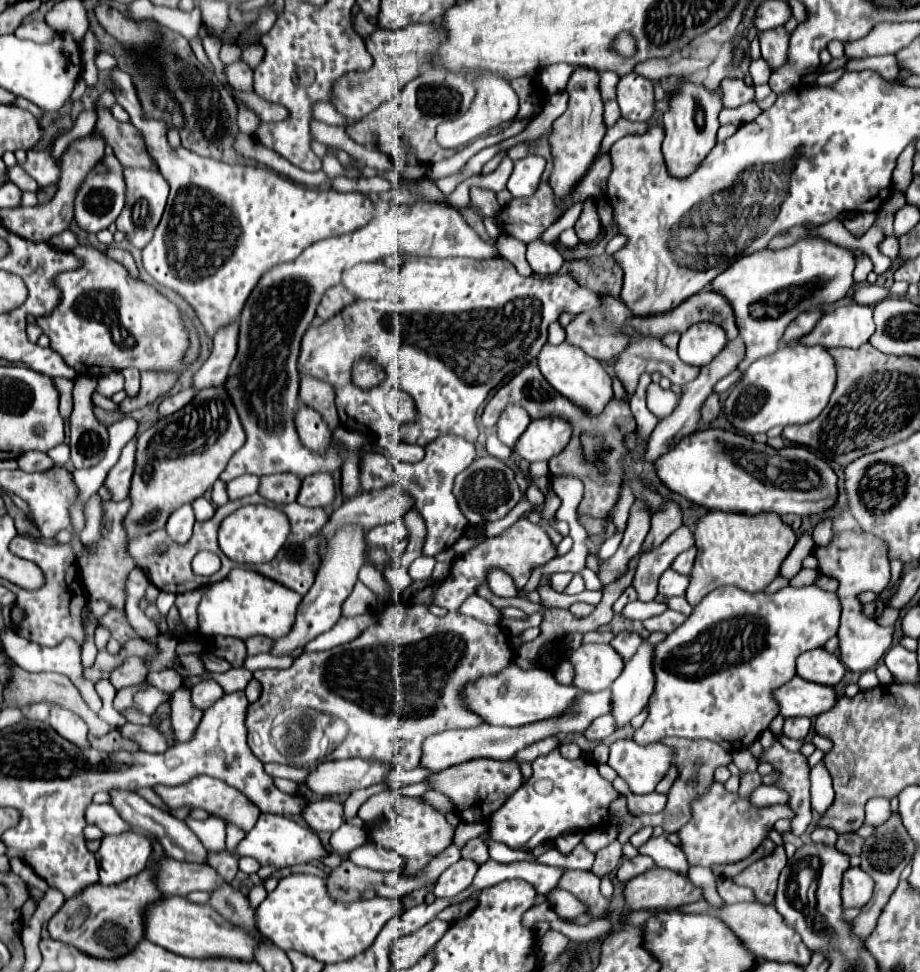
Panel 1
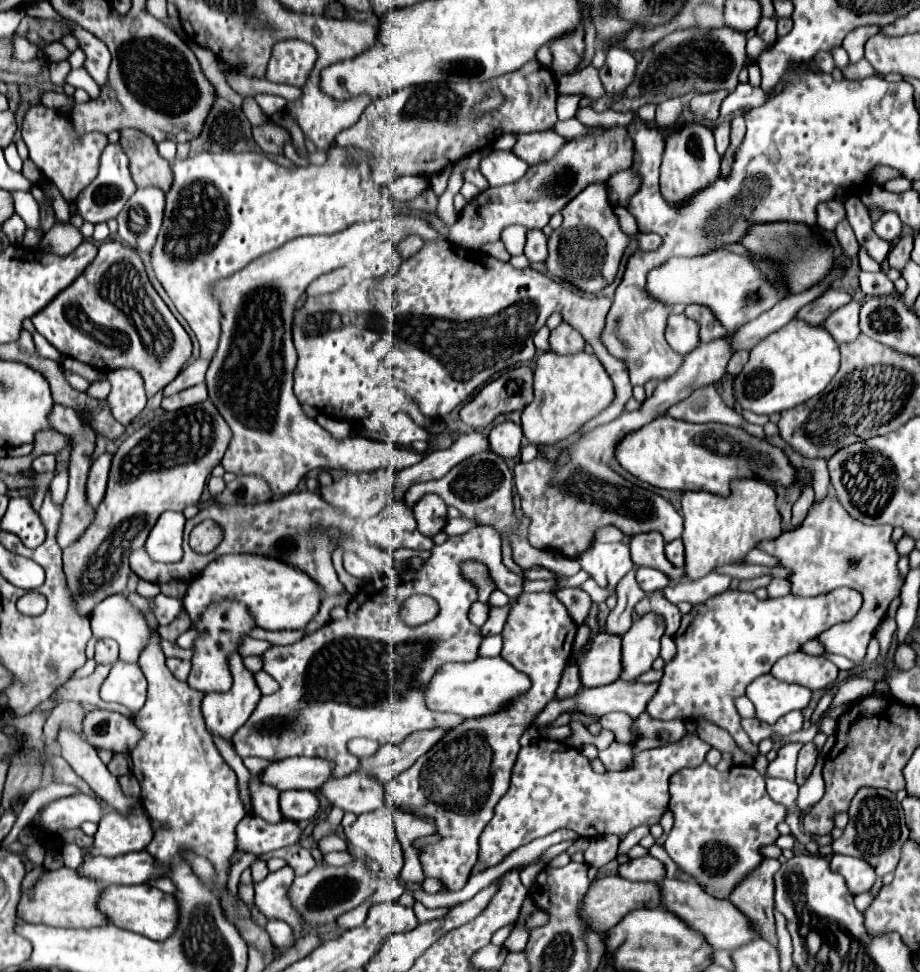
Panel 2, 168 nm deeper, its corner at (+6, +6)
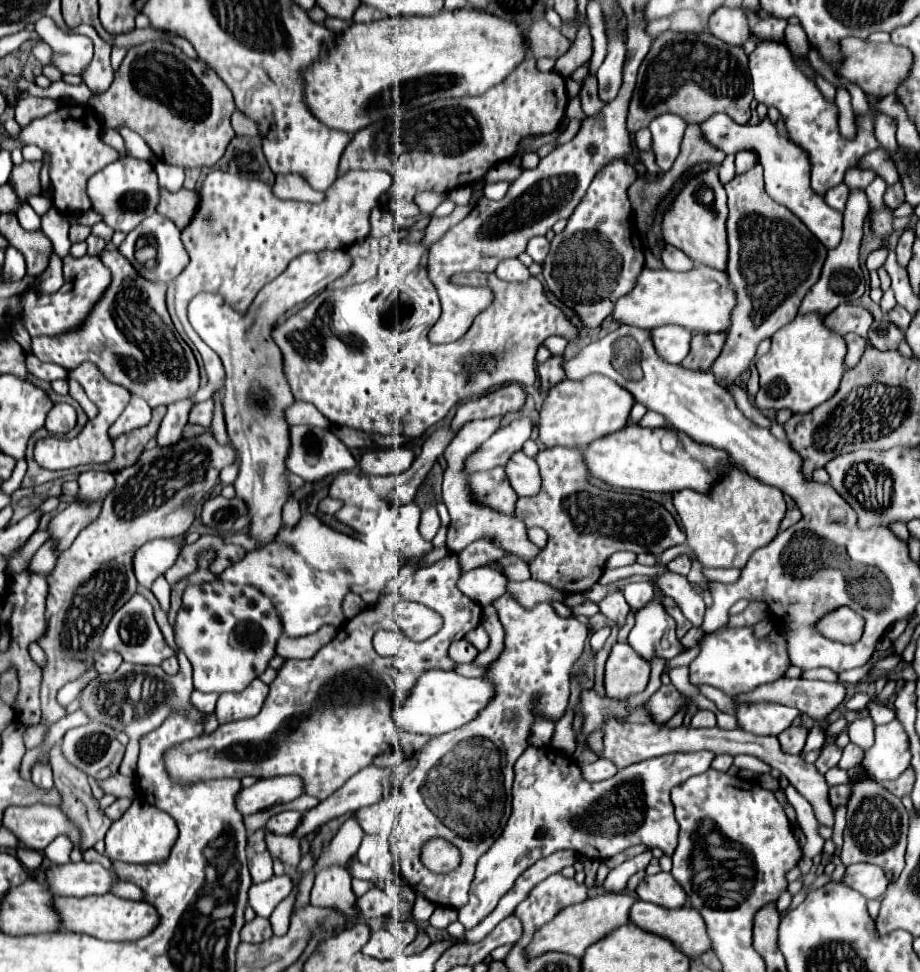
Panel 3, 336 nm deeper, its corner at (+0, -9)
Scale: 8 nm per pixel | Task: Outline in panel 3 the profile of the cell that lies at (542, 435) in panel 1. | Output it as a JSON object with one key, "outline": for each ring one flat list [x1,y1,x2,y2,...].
{"outline":[[589,375,583,381,561,381,547,393,543,409,539,413,539,439,545,447,587,447,593,439,605,437,627,425,629,411,635,399,629,391,609,381,603,375]]}

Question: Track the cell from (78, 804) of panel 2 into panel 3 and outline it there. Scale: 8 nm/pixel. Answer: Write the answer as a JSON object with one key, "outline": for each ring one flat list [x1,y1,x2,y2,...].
{"outline":[[31,805,31,807,7,807,3,811,3,827,7,827,19,841,23,841,25,847,35,851,43,851,57,835,65,833,73,839,75,849,71,853,73,861,81,861,81,851,77,847,79,843,79,831,69,823,69,817,59,809,59,807,49,807,49,805]]}

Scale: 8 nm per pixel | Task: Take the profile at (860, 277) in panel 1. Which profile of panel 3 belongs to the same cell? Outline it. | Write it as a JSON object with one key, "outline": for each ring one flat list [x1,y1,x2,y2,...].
{"outline":[[839,183,835,187,831,187,827,193,825,193,825,201,837,209,837,211,843,211,845,203,847,203,847,193,849,193,849,187,845,183]]}

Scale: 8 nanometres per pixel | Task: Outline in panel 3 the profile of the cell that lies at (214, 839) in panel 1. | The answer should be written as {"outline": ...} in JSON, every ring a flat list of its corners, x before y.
{"outline":[[255,917,251,923,245,923,245,927,241,929,241,941,247,941,247,943,261,943,271,935,273,935,271,923,269,919,263,919,263,917]]}

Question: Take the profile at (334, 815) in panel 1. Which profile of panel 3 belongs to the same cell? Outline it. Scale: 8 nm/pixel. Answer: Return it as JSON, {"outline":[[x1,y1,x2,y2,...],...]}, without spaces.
{"outline":[[281,811,281,813,275,813,267,821,265,829,275,835,291,835,297,829,297,825,301,823,301,819,303,819,303,813,299,813,299,811]]}

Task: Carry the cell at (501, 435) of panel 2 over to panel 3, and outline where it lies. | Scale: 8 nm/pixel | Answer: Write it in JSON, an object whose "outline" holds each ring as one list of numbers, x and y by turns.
{"outline":[[523,451,513,455,513,459,505,465,511,487,519,497,531,497,537,495,541,489,541,477,539,477,539,467,533,463,531,457,527,457]]}

